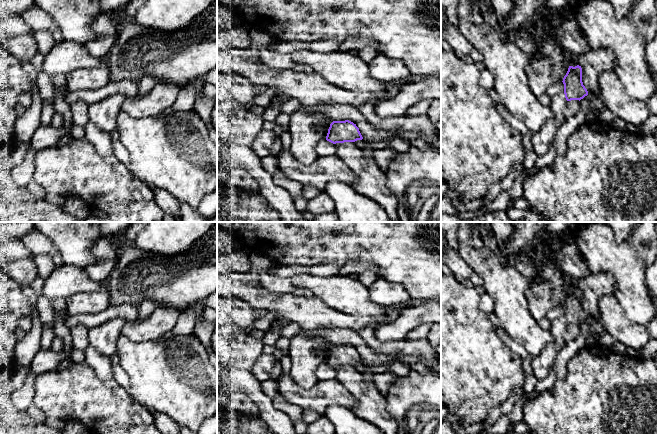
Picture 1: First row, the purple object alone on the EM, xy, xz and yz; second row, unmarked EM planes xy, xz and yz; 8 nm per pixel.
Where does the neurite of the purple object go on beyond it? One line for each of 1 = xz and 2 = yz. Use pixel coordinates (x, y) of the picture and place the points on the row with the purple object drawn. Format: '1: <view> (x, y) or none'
1: none
2: yz (541, 141)

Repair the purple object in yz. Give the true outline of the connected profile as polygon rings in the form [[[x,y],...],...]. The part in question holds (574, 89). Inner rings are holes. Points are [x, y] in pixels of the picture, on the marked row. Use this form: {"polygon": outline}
{"polygon": [[[577,65],[569,66],[563,78],[564,90],[551,97],[549,107],[553,112],[553,117],[546,121],[542,128],[531,135],[532,148],[537,156],[542,156],[553,144],[555,134],[566,117],[563,114],[567,103],[571,100],[581,100],[588,95],[588,91],[582,82],[582,68]]]}

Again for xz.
{"polygon": [[[349,120],[333,121],[330,124],[326,136],[326,140],[333,144],[355,142],[362,139],[363,137],[359,131],[359,128],[356,126],[356,124]]]}

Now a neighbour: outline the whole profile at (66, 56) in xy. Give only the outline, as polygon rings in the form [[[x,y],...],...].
[[[63,40],[44,56],[41,71],[50,75],[67,75],[72,71],[82,68],[98,68],[101,58],[91,56],[83,43]]]

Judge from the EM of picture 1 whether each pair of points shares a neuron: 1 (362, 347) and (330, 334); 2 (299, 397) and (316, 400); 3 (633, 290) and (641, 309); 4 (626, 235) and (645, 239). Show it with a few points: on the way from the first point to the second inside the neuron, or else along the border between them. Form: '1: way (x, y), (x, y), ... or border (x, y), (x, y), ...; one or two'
1: way (354, 339), (338, 336); one
2: way (303, 397), (312, 399); one
3: way (633, 295), (637, 304); one
4: border (633, 232), (630, 239); two

